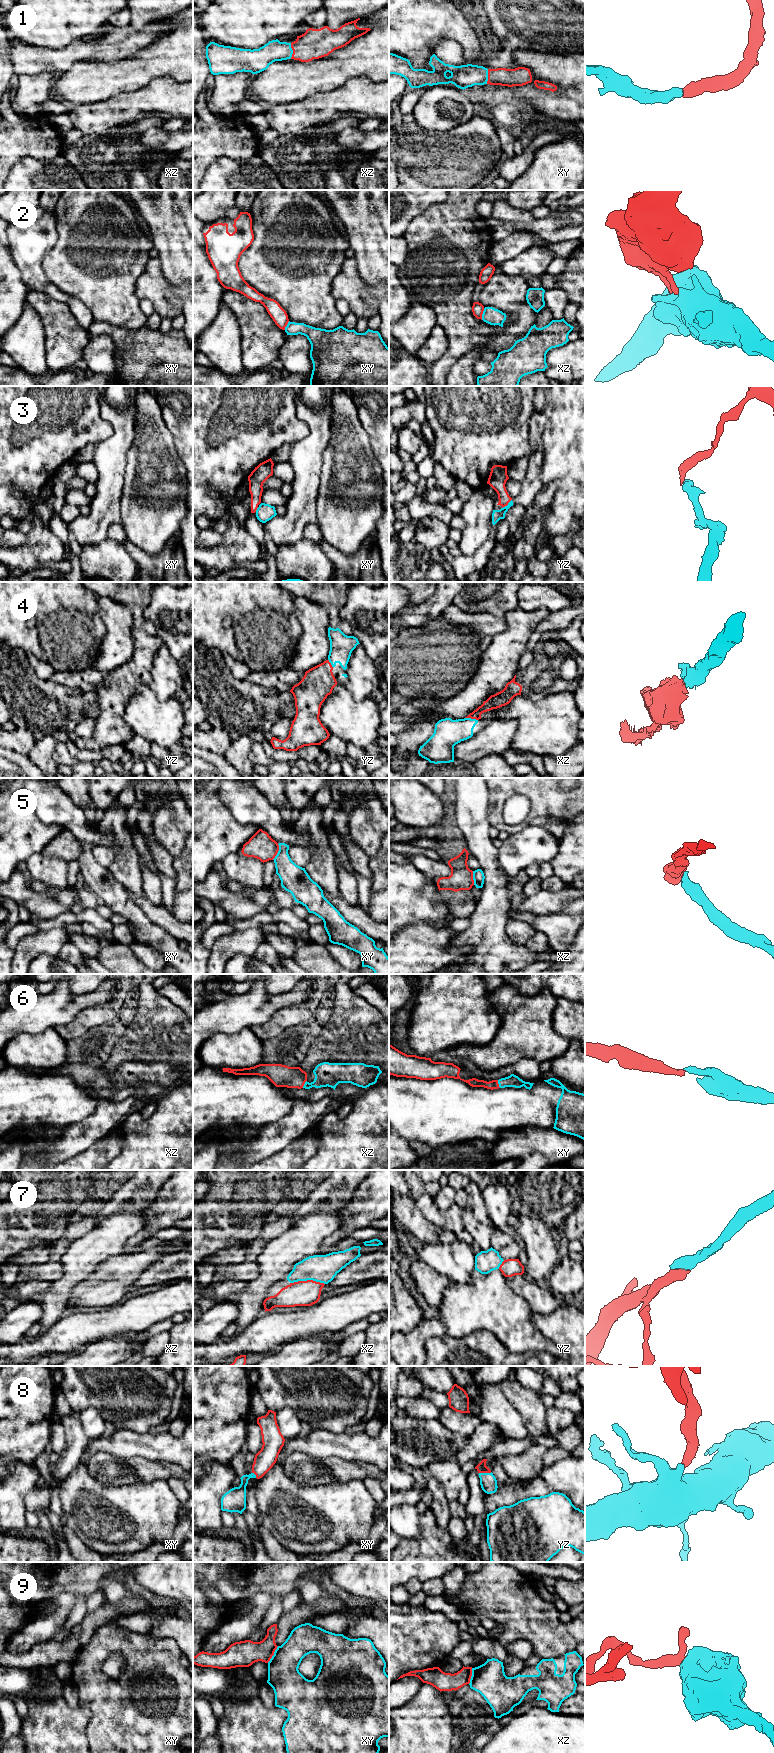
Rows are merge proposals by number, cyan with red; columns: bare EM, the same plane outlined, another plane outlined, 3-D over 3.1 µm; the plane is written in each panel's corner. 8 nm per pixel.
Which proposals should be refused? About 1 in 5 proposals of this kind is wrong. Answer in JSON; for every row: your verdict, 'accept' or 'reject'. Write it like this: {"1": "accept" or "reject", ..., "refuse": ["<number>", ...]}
{"1": "accept", "2": "reject", "3": "reject", "4": "accept", "5": "reject", "6": "accept", "7": "accept", "8": "accept", "9": "reject", "refuse": ["2", "3", "5", "9"]}

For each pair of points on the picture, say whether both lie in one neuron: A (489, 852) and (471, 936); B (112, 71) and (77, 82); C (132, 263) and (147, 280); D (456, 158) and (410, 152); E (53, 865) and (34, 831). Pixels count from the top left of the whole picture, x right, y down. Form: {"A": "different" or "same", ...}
{"A": "same", "B": "same", "C": "different", "D": "same", "E": "different"}

